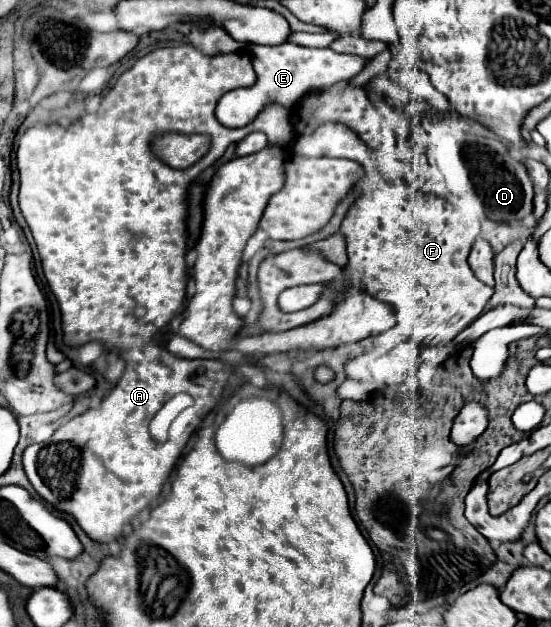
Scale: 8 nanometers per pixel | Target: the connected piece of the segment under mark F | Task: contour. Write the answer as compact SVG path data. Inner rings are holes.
M388 183L364 191L352 203L342 221L342 233L346 237L348 251L346 267L324 261L318 253L308 253L305 248L268 256L259 266L257 275L262 299L258 325L264 331L286 331L310 323L316 317L326 315L332 309L334 297L346 285L352 285L358 279L358 283L364 285L372 297L388 303L398 299L398 289L416 289L416 307L426 307L426 311L418 311L418 317L422 315L430 319L428 315L432 315L432 339L422 341L426 345L450 343L470 321L482 313L486 301L492 295L492 287L478 281L468 265L472 241L476 241L474 221L468 223L462 217L456 221L458 217L452 207L448 209L448 203L440 205L440 209L408 209L412 201L416 201L420 207L436 205L434 195L420 193L408 183ZM303 284L325 284L324 293L312 307L296 313L280 311L276 301L278 295L288 287Z

